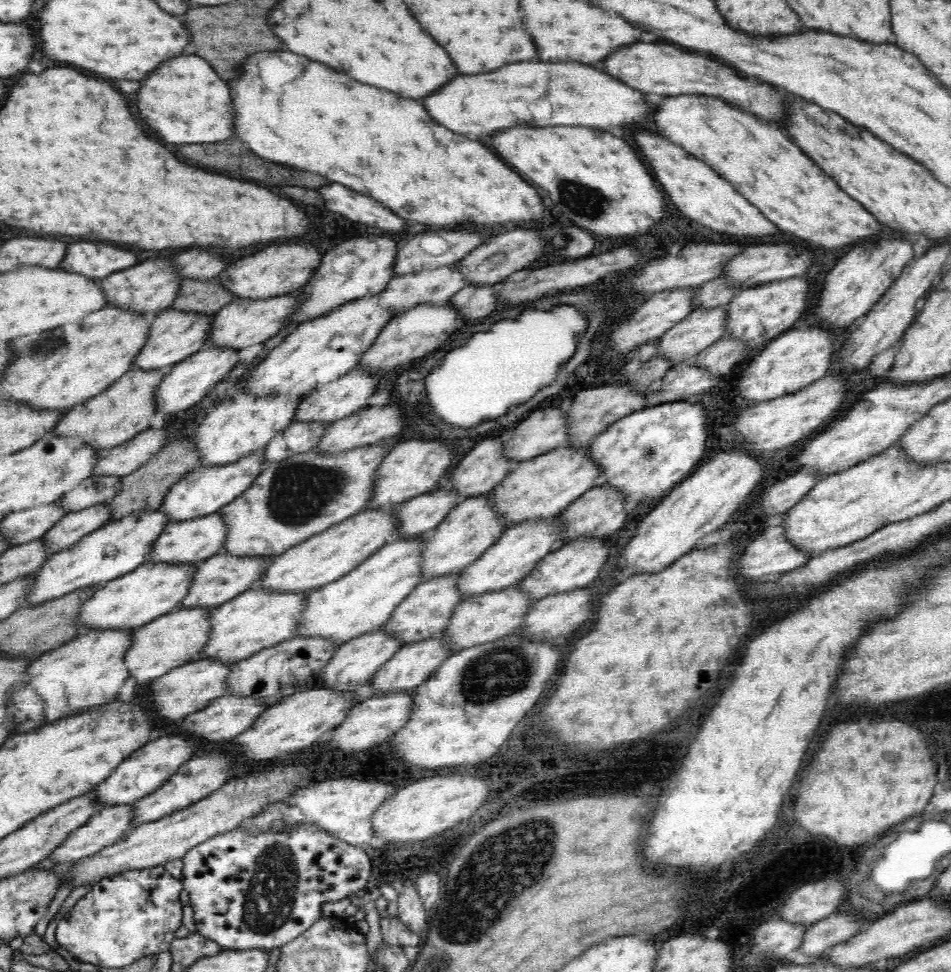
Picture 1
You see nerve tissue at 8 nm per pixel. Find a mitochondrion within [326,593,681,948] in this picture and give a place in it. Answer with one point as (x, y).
(518, 860)

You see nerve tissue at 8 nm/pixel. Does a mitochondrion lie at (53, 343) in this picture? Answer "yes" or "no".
yes

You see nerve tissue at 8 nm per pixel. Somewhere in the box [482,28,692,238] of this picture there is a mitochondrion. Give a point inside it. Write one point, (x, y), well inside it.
(577, 196)

